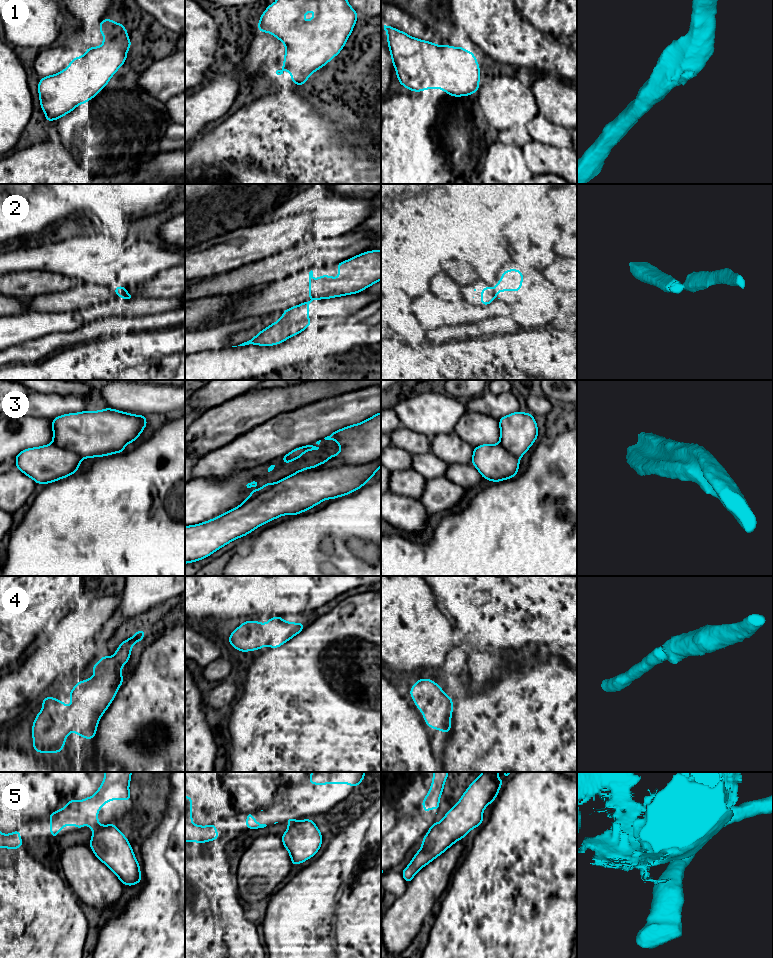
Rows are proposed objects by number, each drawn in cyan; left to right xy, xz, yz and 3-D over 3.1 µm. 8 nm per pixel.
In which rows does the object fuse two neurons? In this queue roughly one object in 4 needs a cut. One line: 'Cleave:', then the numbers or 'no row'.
Cleave: 2, 3, 5

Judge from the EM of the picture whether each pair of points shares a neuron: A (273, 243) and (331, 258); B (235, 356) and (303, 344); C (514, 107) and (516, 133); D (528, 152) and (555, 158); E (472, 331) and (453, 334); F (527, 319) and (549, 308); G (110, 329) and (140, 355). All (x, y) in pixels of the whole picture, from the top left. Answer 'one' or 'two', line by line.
A: two
B: one
C: two
D: one
E: one
F: one
G: two

